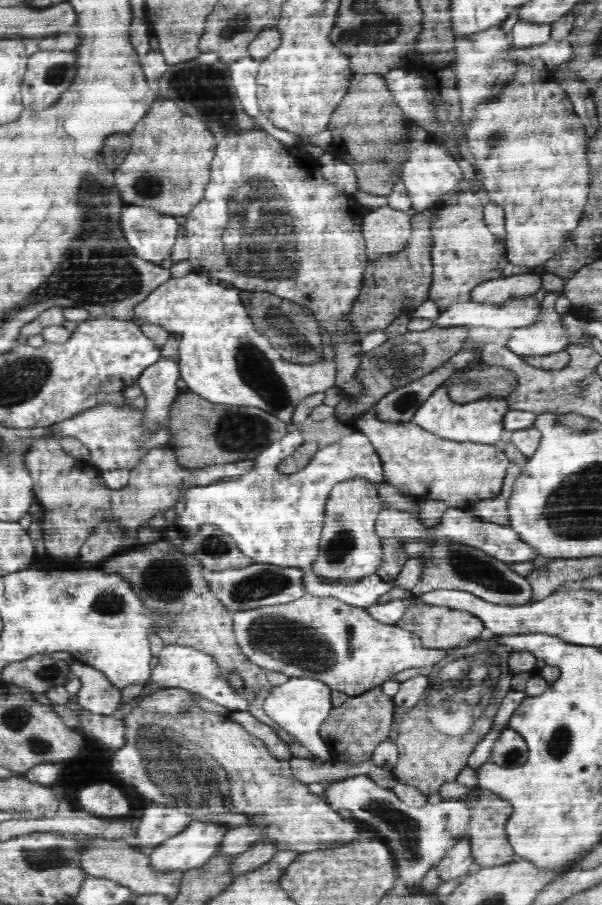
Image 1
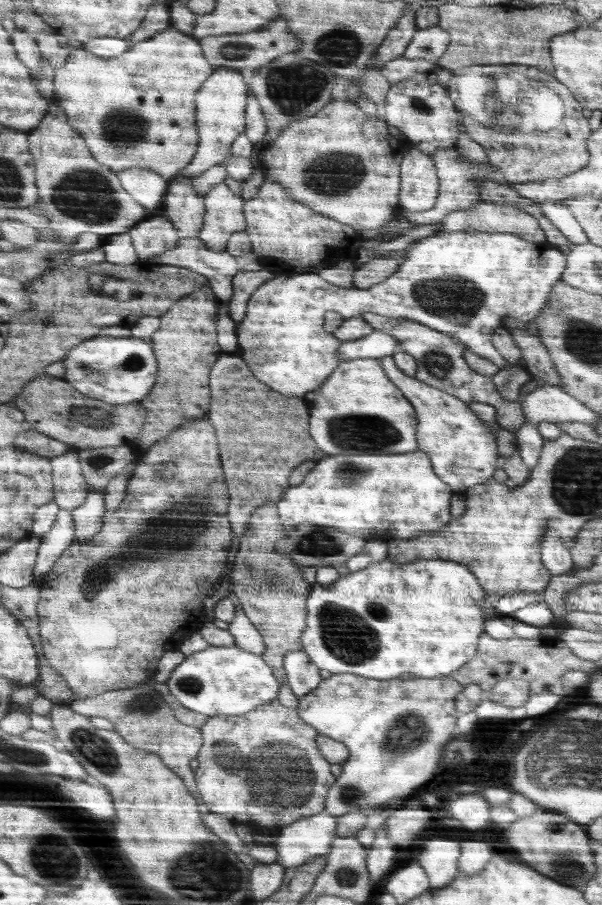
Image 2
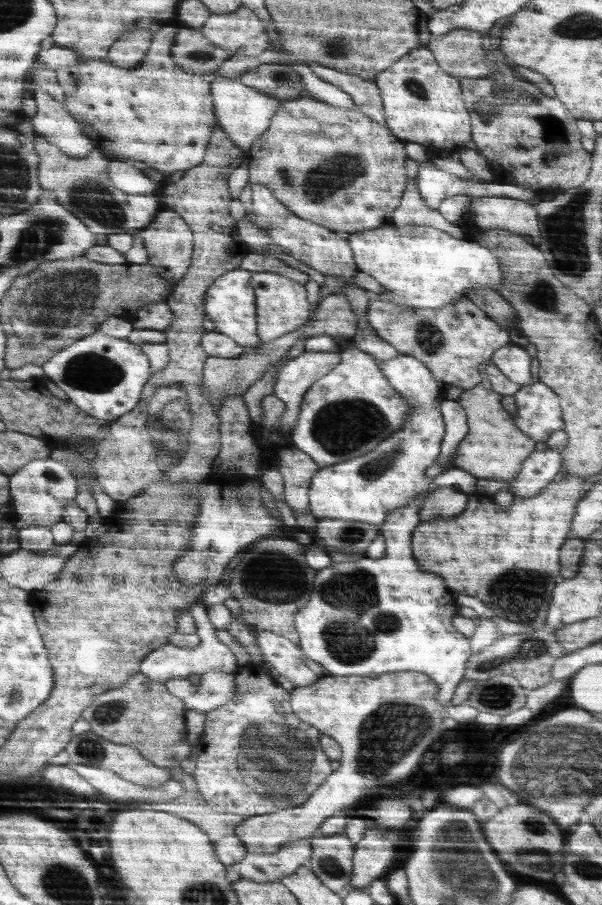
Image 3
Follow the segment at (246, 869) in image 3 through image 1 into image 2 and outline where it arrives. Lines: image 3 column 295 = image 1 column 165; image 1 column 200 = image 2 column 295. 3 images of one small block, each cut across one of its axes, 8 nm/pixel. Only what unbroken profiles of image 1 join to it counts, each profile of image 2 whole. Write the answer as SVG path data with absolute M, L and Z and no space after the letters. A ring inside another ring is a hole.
M324 811L282 828L274 843L276 863L284 869L294 868L314 857L327 855L338 836L336 830L338 818Z

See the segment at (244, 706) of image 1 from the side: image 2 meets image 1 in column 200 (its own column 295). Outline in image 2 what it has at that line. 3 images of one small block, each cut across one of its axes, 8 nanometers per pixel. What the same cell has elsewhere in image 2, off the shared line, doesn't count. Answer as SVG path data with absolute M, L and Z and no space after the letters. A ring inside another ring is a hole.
M303 650L289 652L285 656L283 667L287 671L287 684L298 699L314 691L322 682L320 670Z

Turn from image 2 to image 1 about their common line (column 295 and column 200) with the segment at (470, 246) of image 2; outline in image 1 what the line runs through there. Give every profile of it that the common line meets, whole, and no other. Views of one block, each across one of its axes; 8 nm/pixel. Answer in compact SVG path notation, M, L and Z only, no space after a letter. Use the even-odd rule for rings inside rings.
M191 272L181 278L171 277L158 285L158 288L135 306L133 314L140 326L145 323L154 324L166 329L168 333L182 335L179 348L180 376L188 385L189 391L216 404L261 408L284 421L289 431L292 431L292 428L295 429L291 422L294 409L304 398L314 393L324 393L335 386L337 365L328 359L316 364L294 364L282 358L270 342L254 329L253 320L241 303L241 291L238 287L227 288L219 283L212 283L206 275Z

